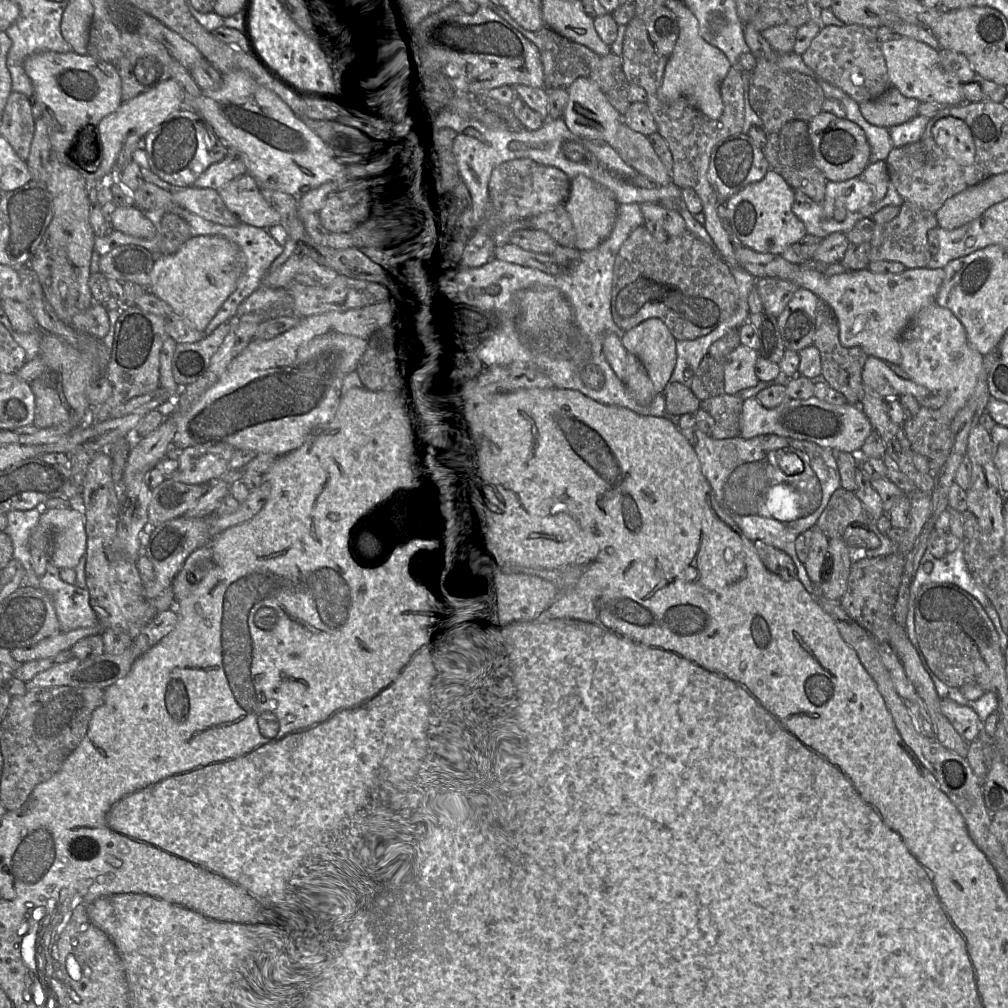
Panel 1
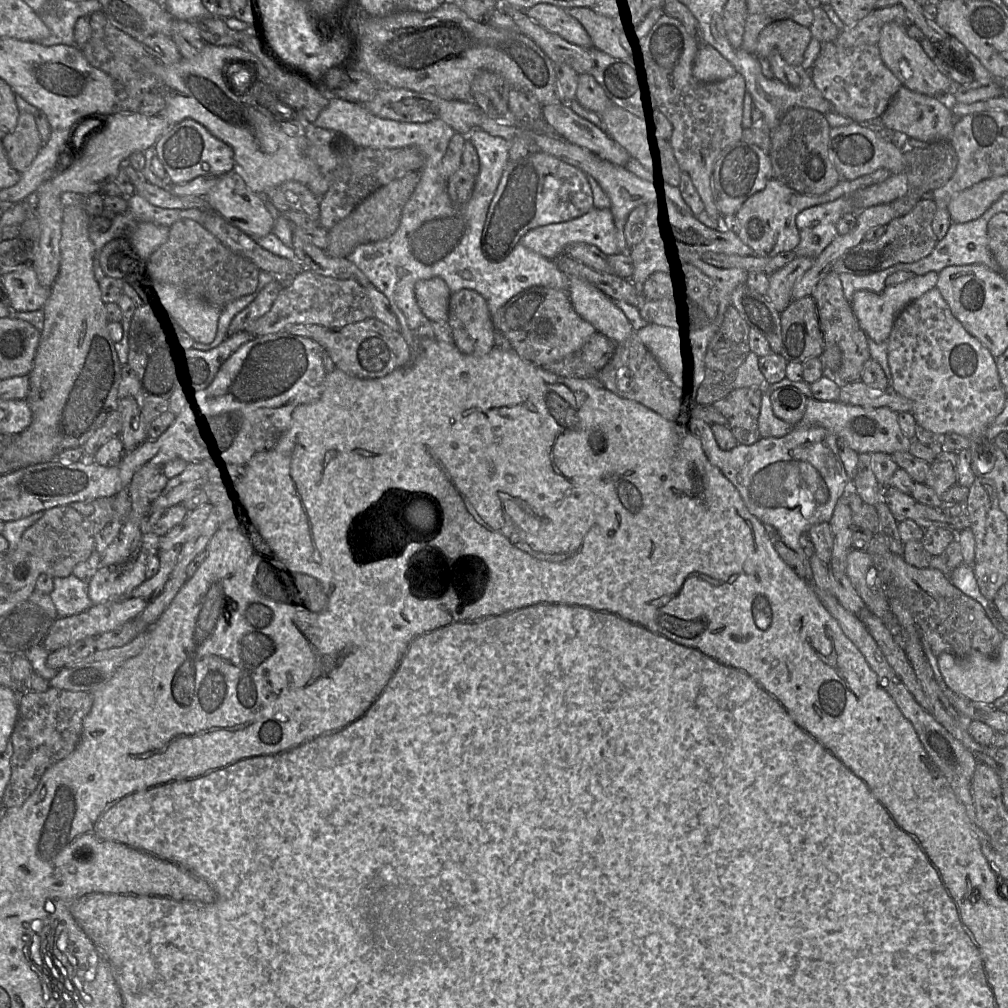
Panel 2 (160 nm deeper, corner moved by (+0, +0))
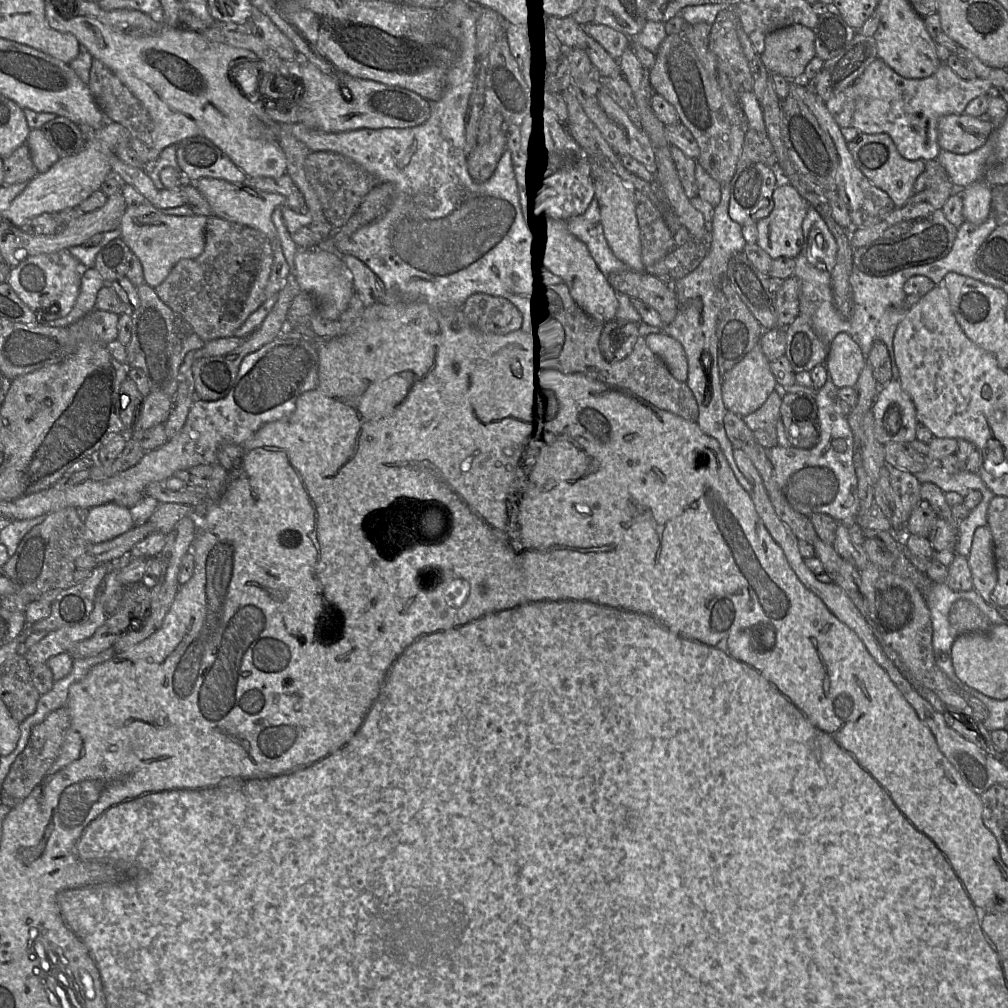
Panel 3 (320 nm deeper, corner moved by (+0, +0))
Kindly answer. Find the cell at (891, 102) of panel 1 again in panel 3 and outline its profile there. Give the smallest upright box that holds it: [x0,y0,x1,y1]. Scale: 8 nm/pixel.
[938,113,994,154]

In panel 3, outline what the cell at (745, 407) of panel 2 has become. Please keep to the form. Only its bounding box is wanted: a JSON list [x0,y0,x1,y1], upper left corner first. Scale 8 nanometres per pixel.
[742,387,783,448]

